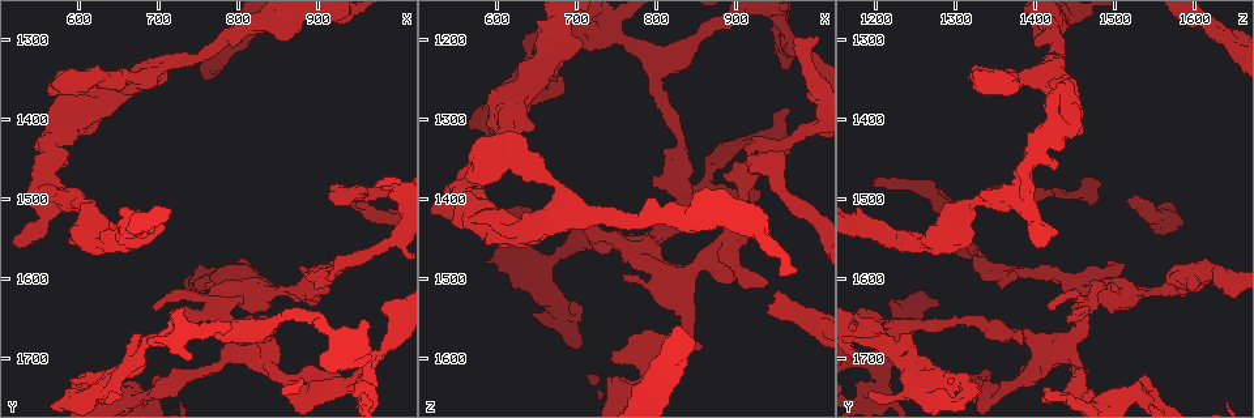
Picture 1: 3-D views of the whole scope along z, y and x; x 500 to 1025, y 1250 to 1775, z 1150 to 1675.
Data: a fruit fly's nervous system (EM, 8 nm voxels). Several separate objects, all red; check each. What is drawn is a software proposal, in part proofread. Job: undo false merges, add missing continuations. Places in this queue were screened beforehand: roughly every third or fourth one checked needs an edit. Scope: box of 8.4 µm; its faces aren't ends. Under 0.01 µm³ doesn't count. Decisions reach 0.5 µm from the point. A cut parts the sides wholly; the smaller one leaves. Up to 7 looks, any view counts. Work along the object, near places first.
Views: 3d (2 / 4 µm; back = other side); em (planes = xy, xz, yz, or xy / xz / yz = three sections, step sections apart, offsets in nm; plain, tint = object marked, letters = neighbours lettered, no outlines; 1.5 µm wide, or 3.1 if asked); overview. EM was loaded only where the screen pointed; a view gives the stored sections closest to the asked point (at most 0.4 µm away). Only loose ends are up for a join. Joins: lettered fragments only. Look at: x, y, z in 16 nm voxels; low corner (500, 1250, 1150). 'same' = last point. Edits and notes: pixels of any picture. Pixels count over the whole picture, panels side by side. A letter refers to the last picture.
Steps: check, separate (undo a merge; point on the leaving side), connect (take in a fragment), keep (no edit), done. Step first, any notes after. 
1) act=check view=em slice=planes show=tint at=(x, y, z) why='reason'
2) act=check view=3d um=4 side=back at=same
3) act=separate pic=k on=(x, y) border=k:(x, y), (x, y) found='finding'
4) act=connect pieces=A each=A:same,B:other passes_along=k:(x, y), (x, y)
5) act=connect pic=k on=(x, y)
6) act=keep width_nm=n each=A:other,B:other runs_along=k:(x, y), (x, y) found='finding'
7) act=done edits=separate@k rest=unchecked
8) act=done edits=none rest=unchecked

act=check view=em slice=yz step=4 show=letters at=(950, 1505, 1520) why='long arm stops here'

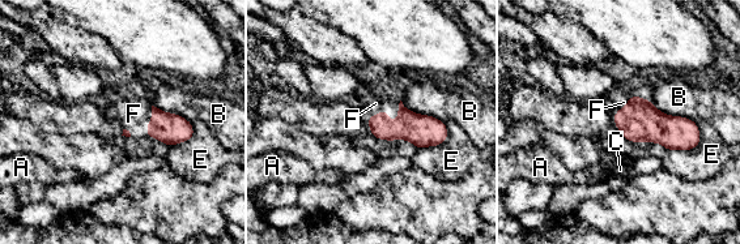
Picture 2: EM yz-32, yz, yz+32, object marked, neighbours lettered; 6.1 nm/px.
act=check view=em slice=xy step=4 show=letters at=same

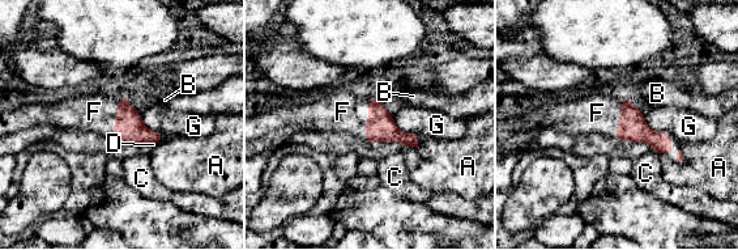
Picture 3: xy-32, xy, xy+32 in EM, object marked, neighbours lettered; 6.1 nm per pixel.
act=connect pieces=F each=A:other,B:other,C:other,D:other,F:same,G:other found='it goes on there'

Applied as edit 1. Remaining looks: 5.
act=check view=em slice=xz step=8 show=tint at=(605, 1500, 1330) why='a narrow waist'

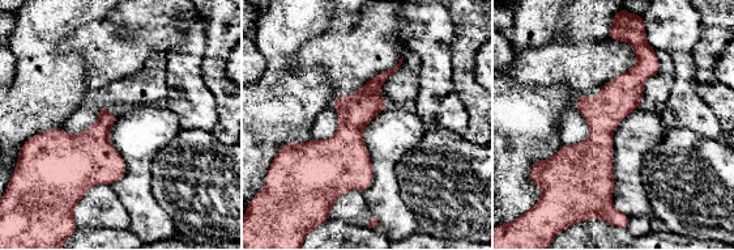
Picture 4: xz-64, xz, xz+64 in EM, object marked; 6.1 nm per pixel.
act=check view=em slice=planes show=letters at=same

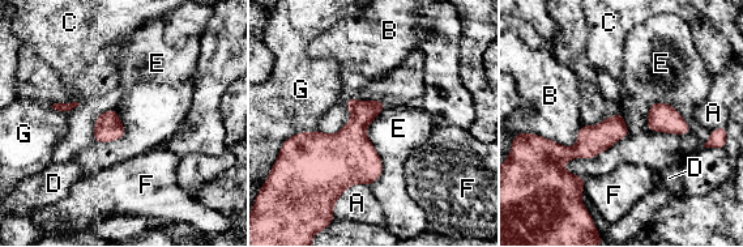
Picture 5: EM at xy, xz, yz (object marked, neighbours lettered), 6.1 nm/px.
act=keep longest_contact=B:320nm each=A:other,B:other,C:other,D:other,E:other,F:other,G:other found='one neuron here'

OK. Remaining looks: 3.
act=done edits=connect@3 rest=unchecked

